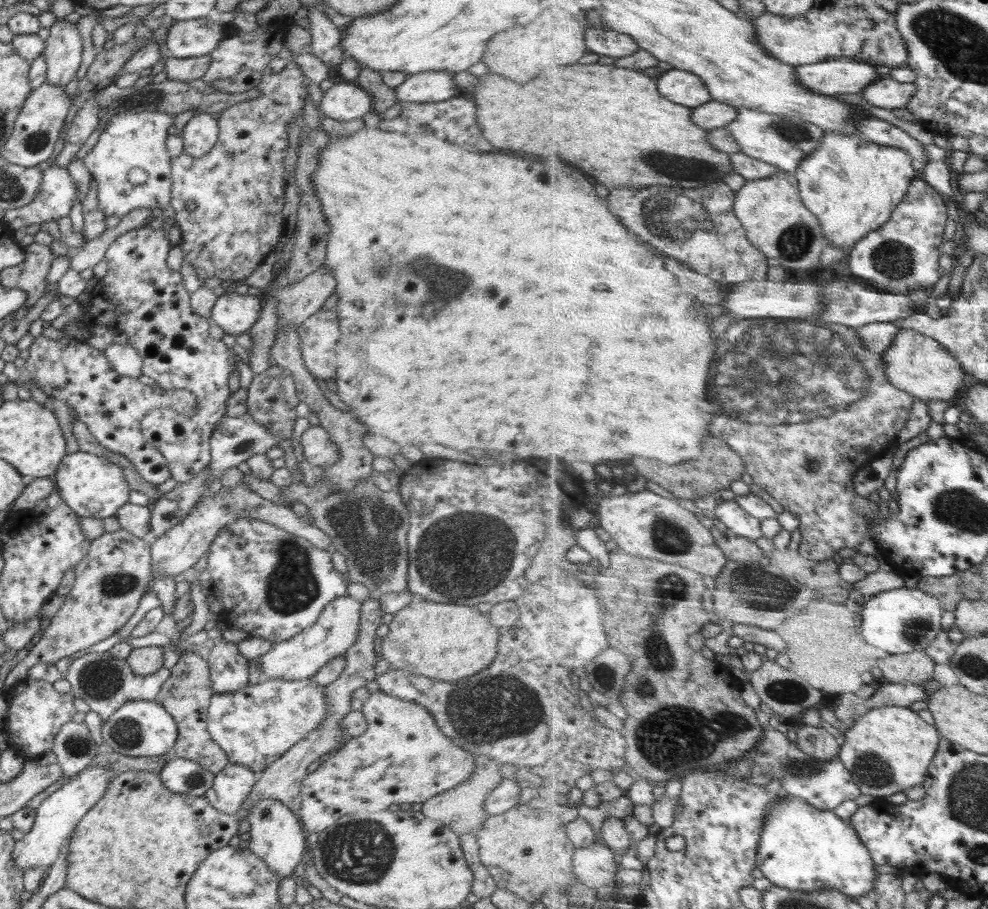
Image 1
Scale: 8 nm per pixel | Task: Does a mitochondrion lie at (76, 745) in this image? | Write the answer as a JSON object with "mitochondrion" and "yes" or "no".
{"mitochondrion":"yes"}

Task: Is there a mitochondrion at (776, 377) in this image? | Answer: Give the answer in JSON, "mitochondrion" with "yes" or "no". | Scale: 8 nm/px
{"mitochondrion":"yes"}

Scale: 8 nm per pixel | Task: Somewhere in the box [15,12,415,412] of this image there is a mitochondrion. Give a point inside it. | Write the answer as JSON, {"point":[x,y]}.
{"point":[34,142]}

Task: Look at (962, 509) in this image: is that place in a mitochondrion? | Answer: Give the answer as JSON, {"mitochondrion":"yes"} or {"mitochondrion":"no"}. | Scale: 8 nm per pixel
{"mitochondrion":"yes"}

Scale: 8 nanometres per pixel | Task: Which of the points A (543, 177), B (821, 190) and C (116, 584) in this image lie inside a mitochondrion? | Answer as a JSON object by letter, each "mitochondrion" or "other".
{"A":"other","B":"other","C":"mitochondrion"}

